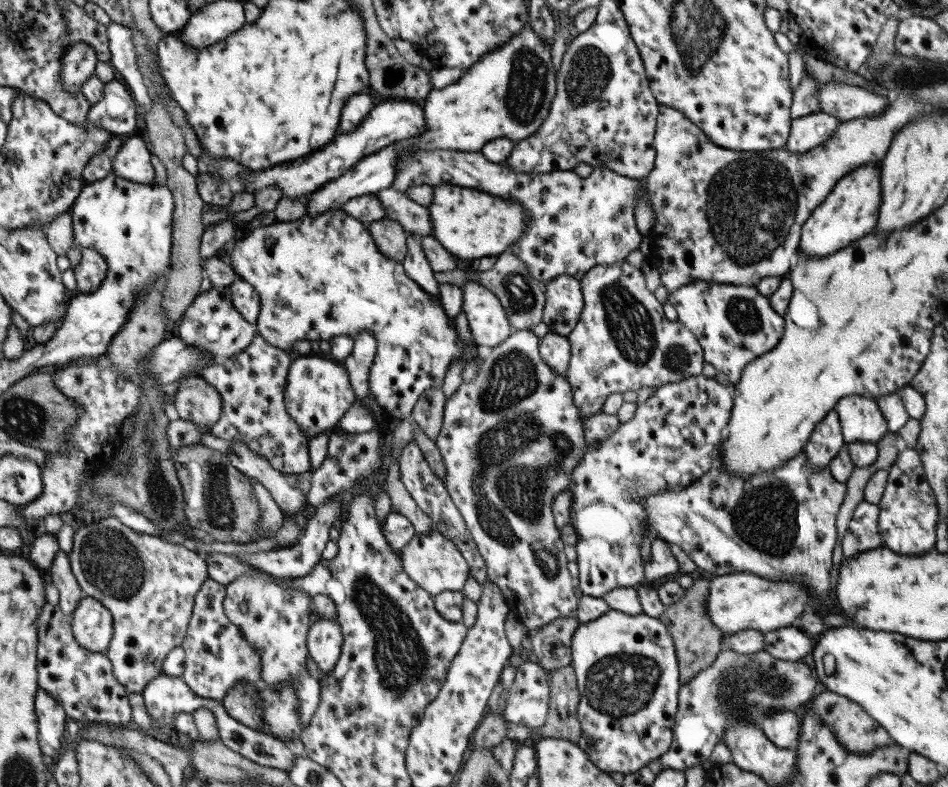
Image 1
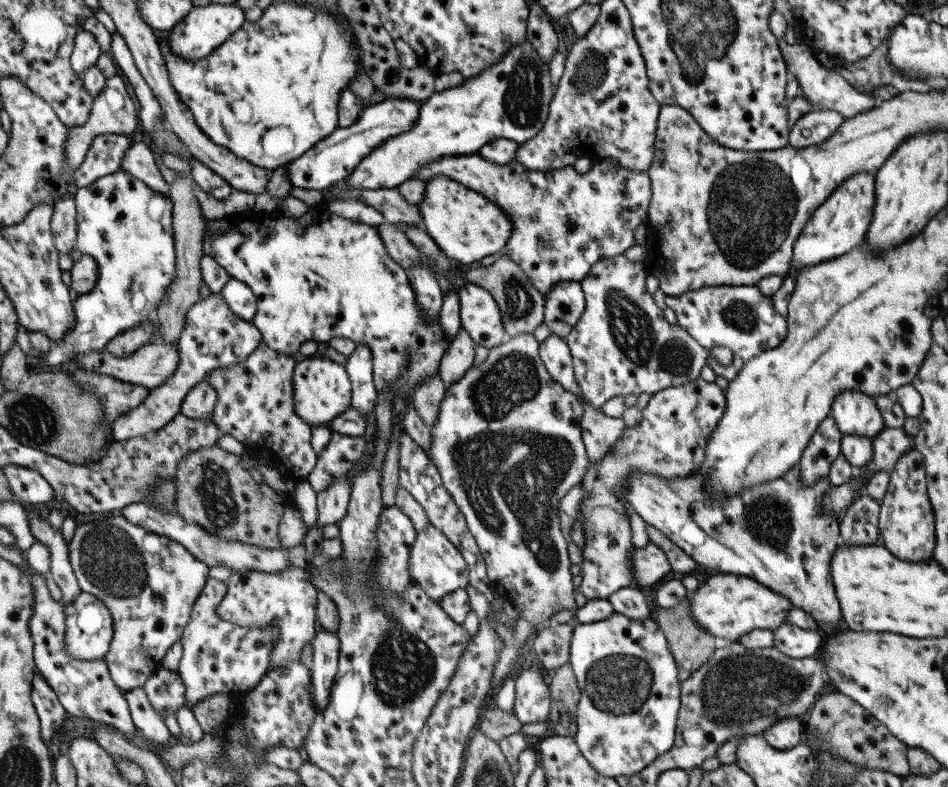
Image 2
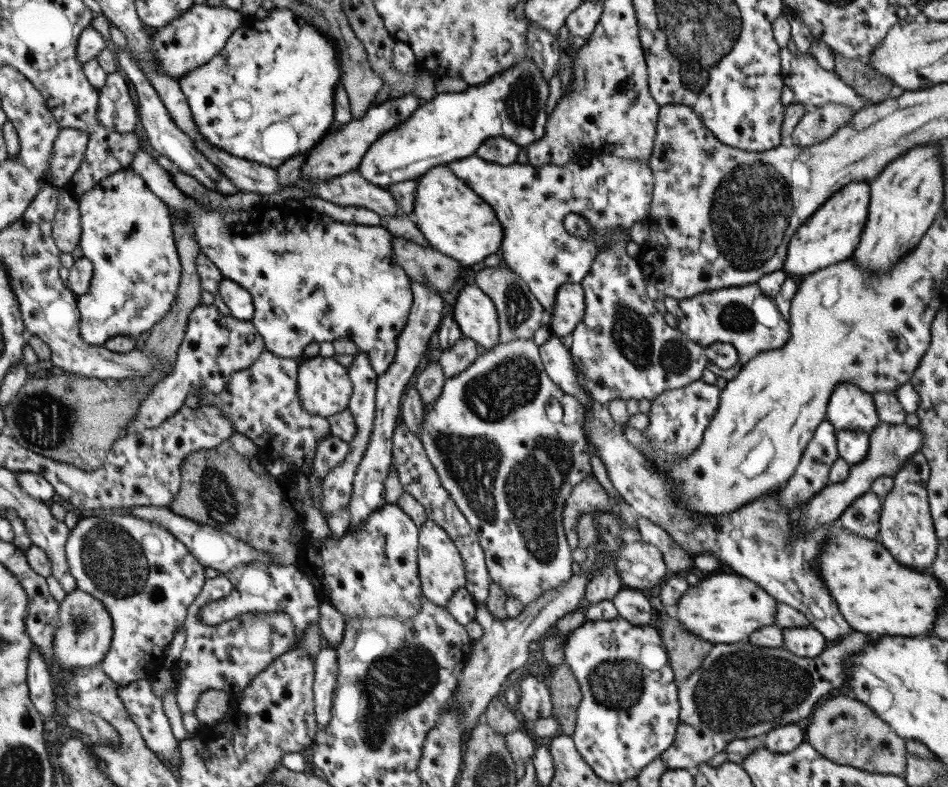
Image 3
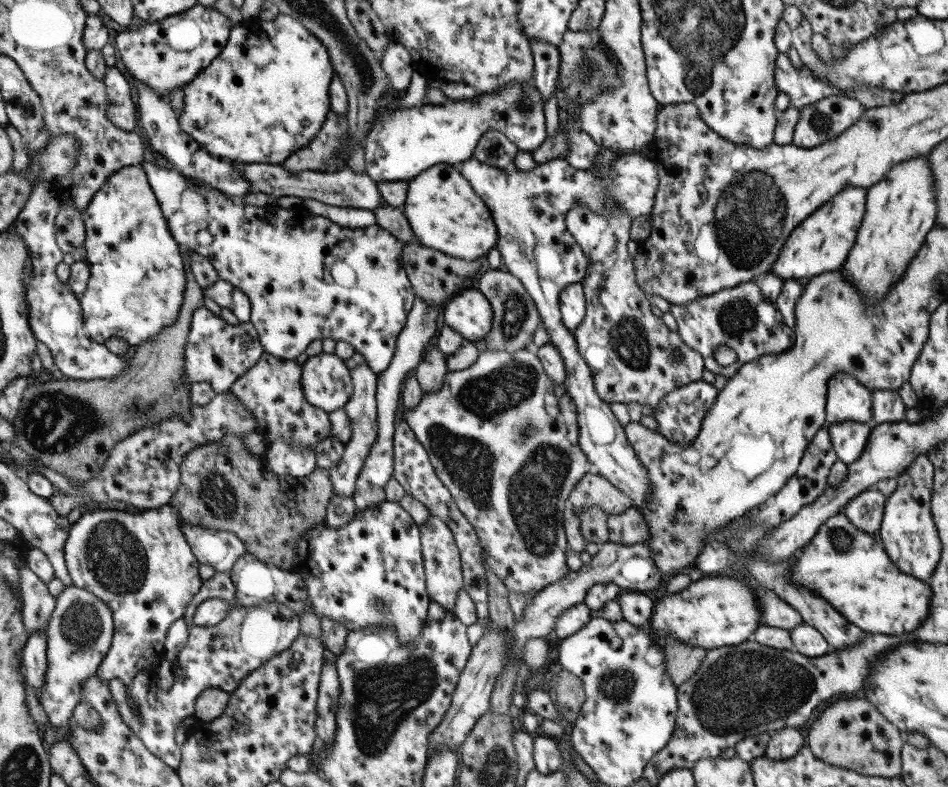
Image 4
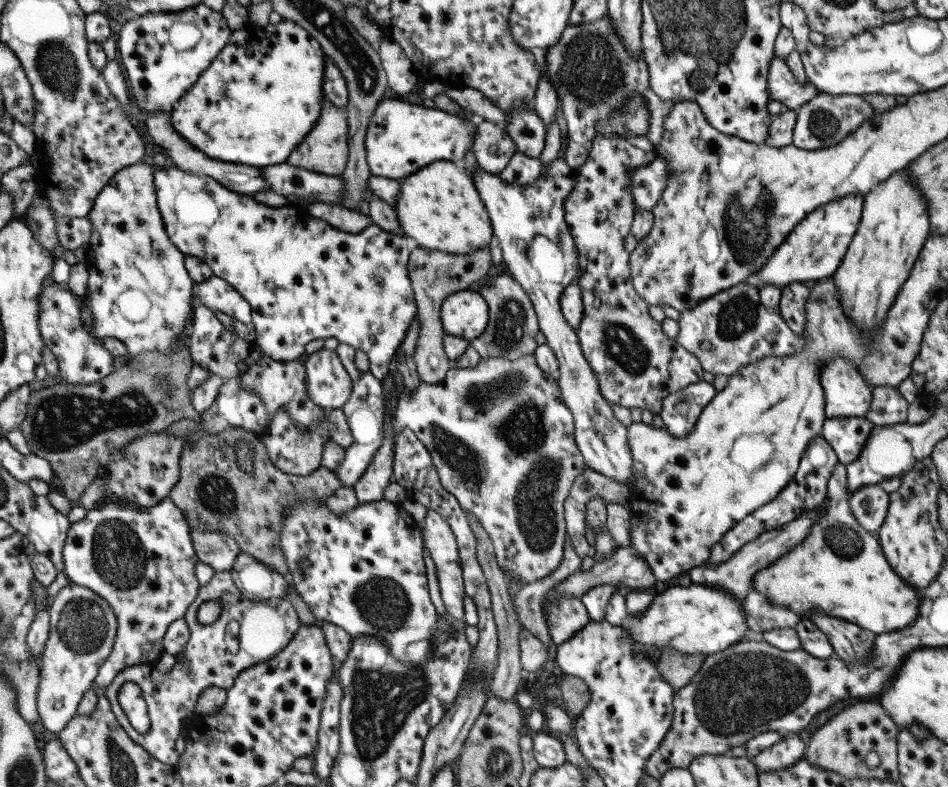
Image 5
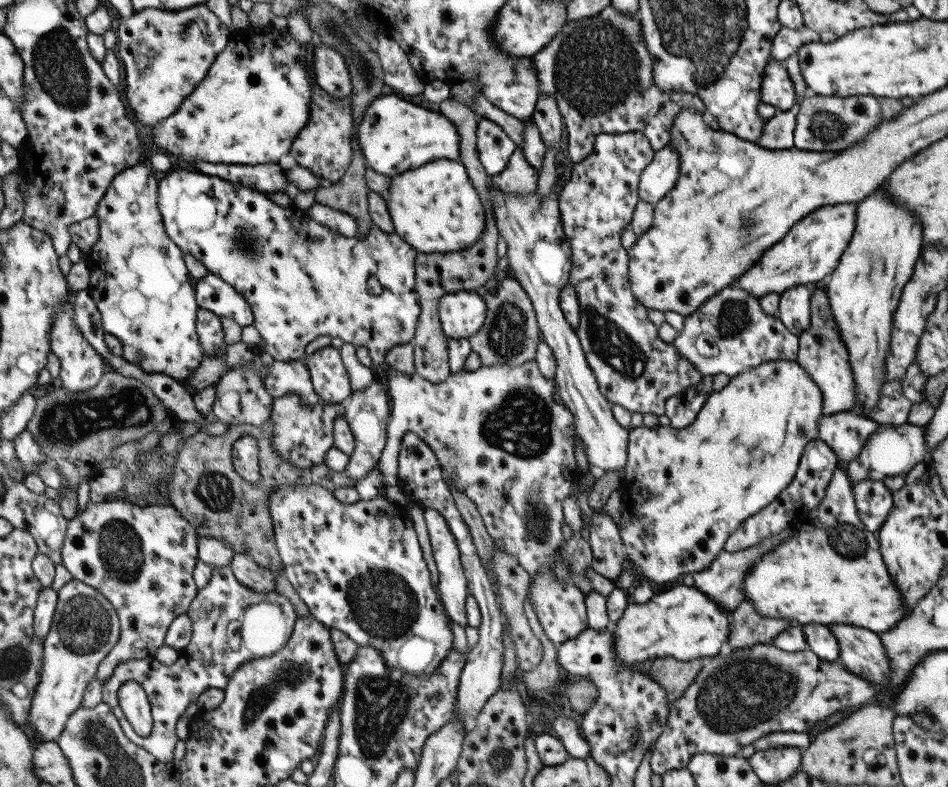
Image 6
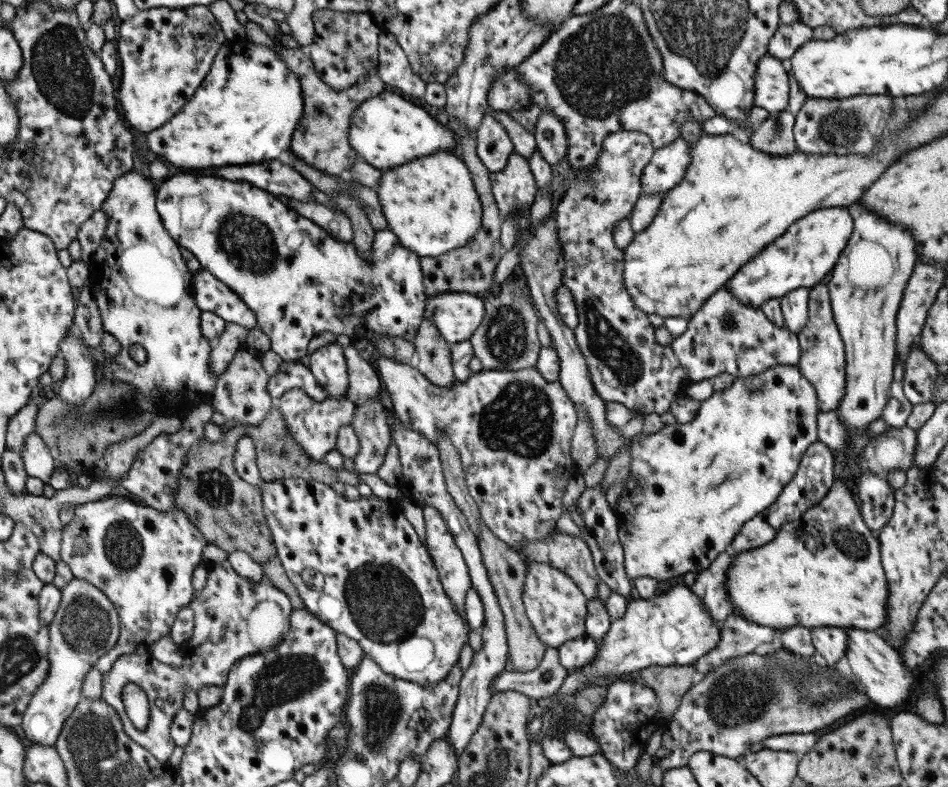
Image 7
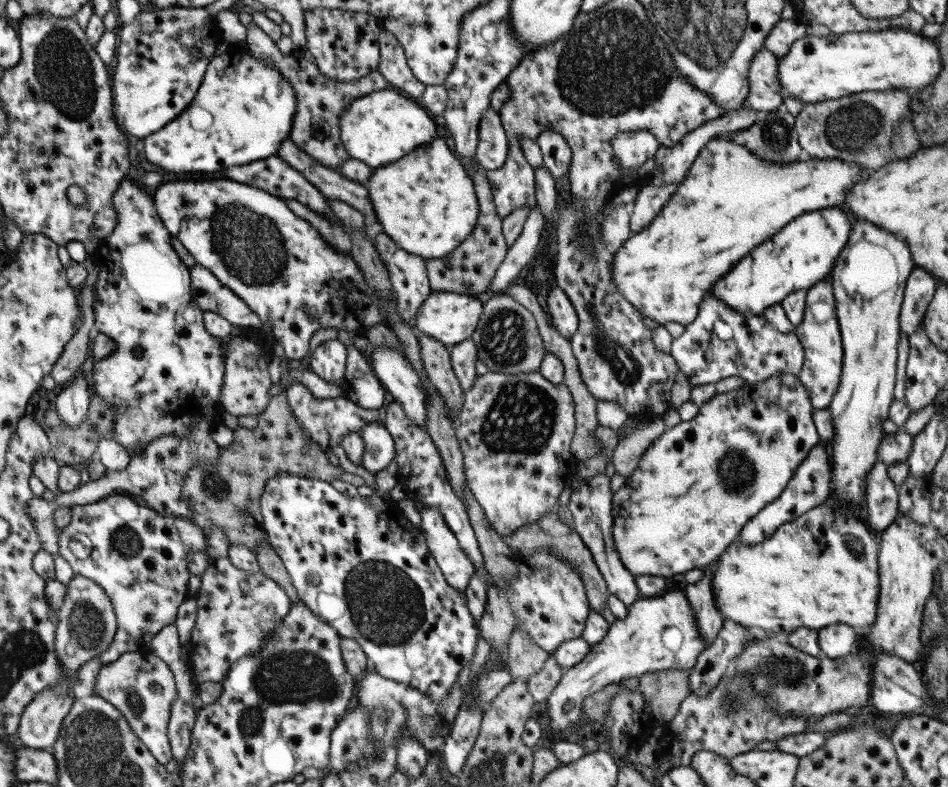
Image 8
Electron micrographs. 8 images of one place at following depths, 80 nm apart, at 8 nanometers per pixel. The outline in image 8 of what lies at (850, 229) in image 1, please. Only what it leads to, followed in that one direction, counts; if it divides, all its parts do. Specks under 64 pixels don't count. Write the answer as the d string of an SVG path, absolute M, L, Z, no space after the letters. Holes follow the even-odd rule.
M827 207L800 214L790 220L783 229L777 231L771 239L751 249L746 256L741 257L732 269L715 282L708 296L722 300L733 310L746 315L761 315L772 304L779 304L783 297L796 290L811 288L816 282L828 278L836 258L847 243L852 221L841 207Z

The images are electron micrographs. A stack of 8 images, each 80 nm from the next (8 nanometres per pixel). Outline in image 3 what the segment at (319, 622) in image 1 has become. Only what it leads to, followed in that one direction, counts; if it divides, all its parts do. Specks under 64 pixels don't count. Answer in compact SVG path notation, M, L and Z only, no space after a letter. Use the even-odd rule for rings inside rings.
M321 642L320 650L314 657L312 682L313 709L317 729L329 725L331 706L336 685L337 665L335 650Z

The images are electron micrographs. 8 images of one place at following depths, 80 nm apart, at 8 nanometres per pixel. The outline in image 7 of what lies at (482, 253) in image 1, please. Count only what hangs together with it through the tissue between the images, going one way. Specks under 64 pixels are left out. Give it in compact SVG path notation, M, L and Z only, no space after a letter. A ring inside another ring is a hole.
M438 150L433 154L427 154L425 157L419 157L413 161L401 164L399 167L395 167L394 170L385 171L385 173L381 174L381 179L378 182L378 186L375 187L374 190L377 193L381 210L383 211L383 216L387 221L387 230L389 230L389 232L395 236L400 246L408 248L411 252L414 252L419 257L436 257L455 248L459 248L468 241L471 241L471 239L473 239L473 235L475 235L479 229L479 224L482 217L480 200L475 192L469 172L457 154L449 154L449 152L446 152L446 150Z

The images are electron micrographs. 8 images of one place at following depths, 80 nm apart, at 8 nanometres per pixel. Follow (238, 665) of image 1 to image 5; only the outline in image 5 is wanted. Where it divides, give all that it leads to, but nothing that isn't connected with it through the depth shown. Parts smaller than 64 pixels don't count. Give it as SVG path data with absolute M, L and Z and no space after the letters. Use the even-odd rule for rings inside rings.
M214 571L211 579L197 590L193 602L189 604L183 619L187 623L188 640L175 657L175 664L167 672L159 672L155 666L136 664L128 666L116 674L103 689L104 697L109 700L110 710L125 734L142 746L155 760L174 765L179 755L174 749L175 739L182 733L183 722L193 715L199 693L207 687L229 690L235 677L254 664L263 663L275 657L291 641L299 628L299 618L286 598L265 598L249 601L237 591L230 571ZM213 602L219 610L215 621L209 625L197 623L197 610L204 604ZM124 682L133 682L139 687L147 705L149 728L139 734L123 714L117 700L117 693Z

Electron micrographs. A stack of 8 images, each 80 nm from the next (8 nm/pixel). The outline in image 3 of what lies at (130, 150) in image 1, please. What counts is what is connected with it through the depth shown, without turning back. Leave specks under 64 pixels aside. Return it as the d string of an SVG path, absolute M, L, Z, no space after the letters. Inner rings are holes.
M141 149L135 153L135 158L131 160L130 168L135 171L140 179L147 185L147 188L156 195L157 199L161 199L169 208L172 214L172 220L181 213L184 218L182 221L189 228L191 238L195 240L199 253L204 254L213 265L219 269L223 279L231 280L242 286L251 295L252 305L254 308L250 321L255 327L255 330L261 335L264 342L264 349L274 354L276 357L294 359L302 353L303 348L309 342L333 342L337 339L347 339L358 348L359 351L366 354L370 360L372 370L375 372L376 377L385 373L387 367L393 362L393 357L396 351L396 340L401 330L407 322L407 315L412 305L412 290L410 289L410 280L405 274L405 271L394 262L392 258L391 247L391 234L387 230L378 226L357 226L358 224L347 224L344 222L334 221L326 214L320 214L315 210L302 211L298 215L294 215L289 209L284 207L276 207L271 211L267 206L252 206L239 210L209 210L205 209L200 204L194 201L194 198L189 198L187 194L171 182L171 174L160 168L156 164L156 160L151 158L149 154Z

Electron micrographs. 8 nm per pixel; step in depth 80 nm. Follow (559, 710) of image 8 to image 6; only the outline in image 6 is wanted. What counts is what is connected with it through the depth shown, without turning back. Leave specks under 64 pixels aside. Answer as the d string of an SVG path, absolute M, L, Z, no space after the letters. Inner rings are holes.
M675 586L660 594L655 594L647 603L629 603L617 623L611 627L611 642L613 642L613 656L622 663L636 666L641 662L656 658L673 657L680 661L700 658L702 661L717 655L719 649L727 643L730 633L730 612L723 612L711 598L705 596L689 586Z

